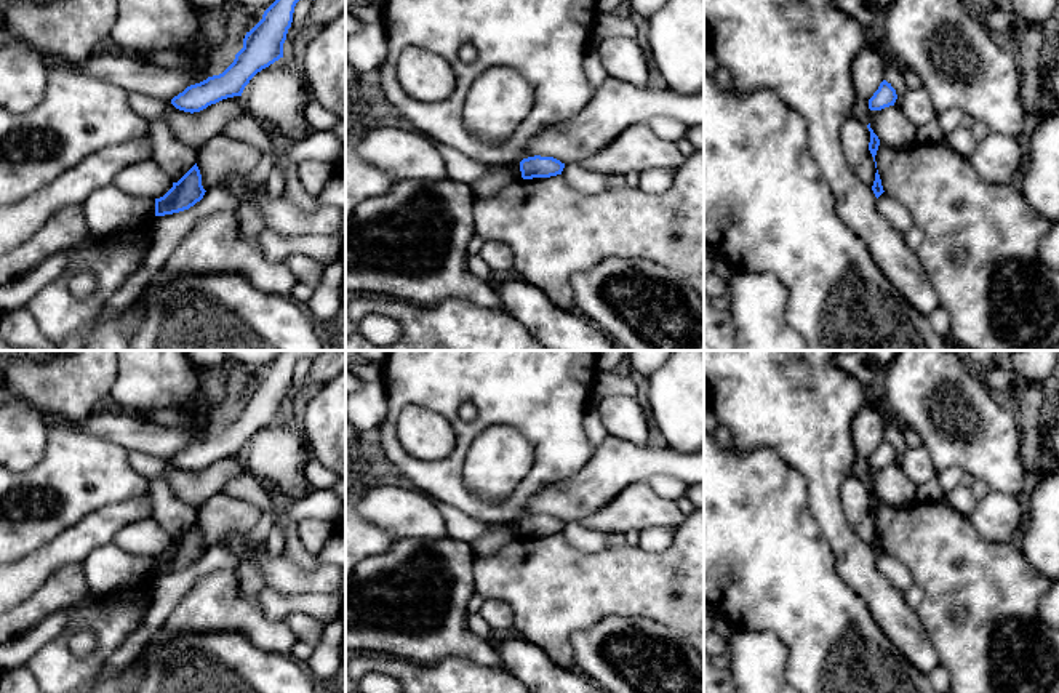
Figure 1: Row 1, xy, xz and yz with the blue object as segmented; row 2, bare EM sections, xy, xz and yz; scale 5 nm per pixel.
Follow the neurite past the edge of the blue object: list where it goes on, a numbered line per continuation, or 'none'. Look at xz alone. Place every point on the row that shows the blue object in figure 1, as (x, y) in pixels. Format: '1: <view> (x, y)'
none

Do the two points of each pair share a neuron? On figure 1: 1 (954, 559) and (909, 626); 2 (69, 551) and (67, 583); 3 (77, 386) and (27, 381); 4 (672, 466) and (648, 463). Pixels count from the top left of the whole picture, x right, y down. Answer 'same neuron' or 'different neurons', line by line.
1: different neurons
2: different neurons
3: same neuron
4: same neuron

